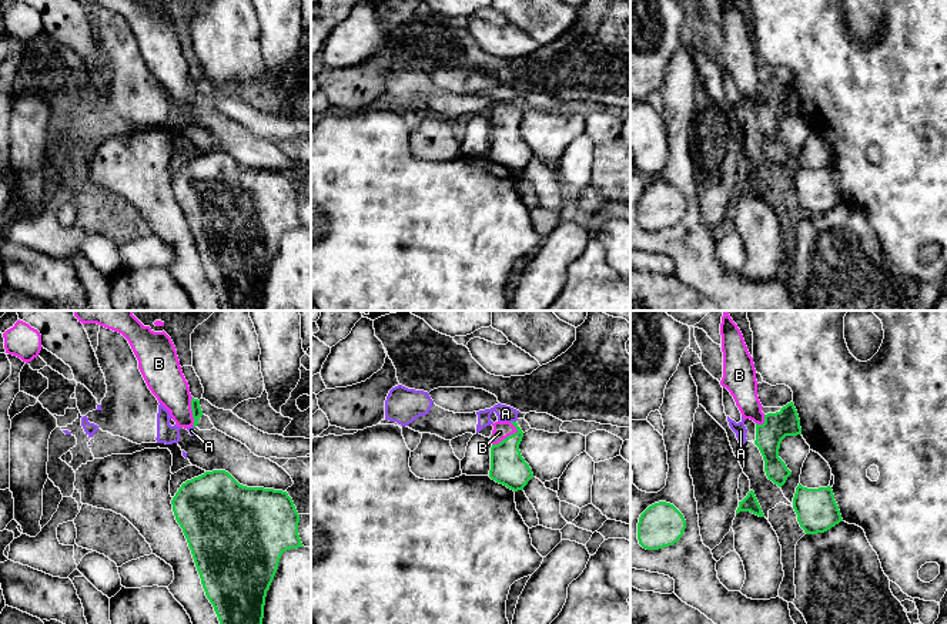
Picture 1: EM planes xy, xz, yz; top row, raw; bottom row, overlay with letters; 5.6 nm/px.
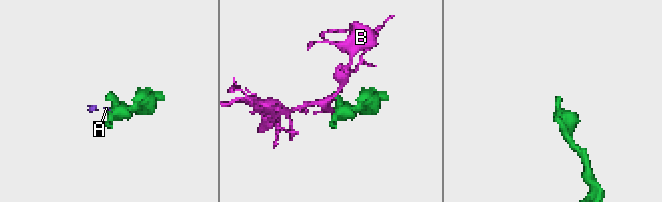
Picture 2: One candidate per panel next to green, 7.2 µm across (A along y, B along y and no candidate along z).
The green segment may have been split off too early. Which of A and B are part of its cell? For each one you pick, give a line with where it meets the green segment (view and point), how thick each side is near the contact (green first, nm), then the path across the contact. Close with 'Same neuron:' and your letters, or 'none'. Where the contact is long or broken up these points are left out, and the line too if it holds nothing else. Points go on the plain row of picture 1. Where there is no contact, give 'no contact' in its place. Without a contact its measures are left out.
B: meets green in xz at (507, 118); 200 nm thick on the green side, 100 nm on the other; runs through xz (508, 148), (507, 118), (501, 111)
Same neuron: B

